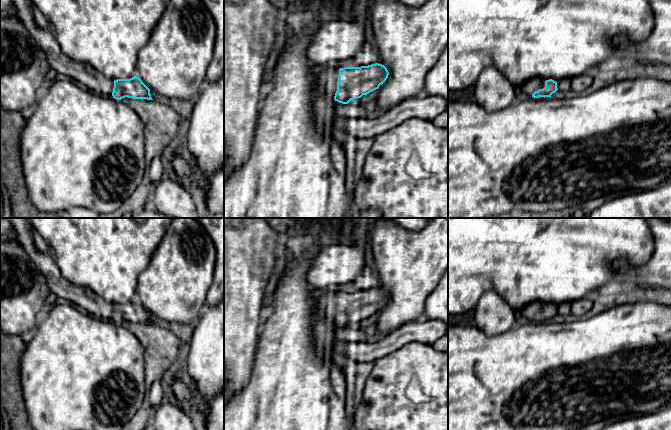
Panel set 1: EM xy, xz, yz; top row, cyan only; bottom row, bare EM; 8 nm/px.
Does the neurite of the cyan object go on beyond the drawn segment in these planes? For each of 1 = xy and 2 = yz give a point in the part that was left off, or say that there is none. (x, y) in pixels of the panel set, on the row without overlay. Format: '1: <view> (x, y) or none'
1: xy (94, 305)
2: yz (529, 312)

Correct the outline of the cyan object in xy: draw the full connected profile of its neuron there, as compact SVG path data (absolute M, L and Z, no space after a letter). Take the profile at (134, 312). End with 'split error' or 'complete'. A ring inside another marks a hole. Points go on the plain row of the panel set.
M8 218L8 220L16 234L17 243L23 247L36 268L45 276L50 293L69 301L72 305L83 308L89 315L102 321L112 320L117 324L125 321L153 324L150 313L139 301L113 304L89 288L69 282L61 274L51 252L42 253L36 248L30 233L31 224L28 219Z; split error

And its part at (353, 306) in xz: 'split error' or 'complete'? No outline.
split error

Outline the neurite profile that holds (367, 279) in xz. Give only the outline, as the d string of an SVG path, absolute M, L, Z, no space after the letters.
M371 264L366 265L361 273L355 278L353 282L347 287L339 289L344 291L361 291L375 288L379 285L379 280Z

